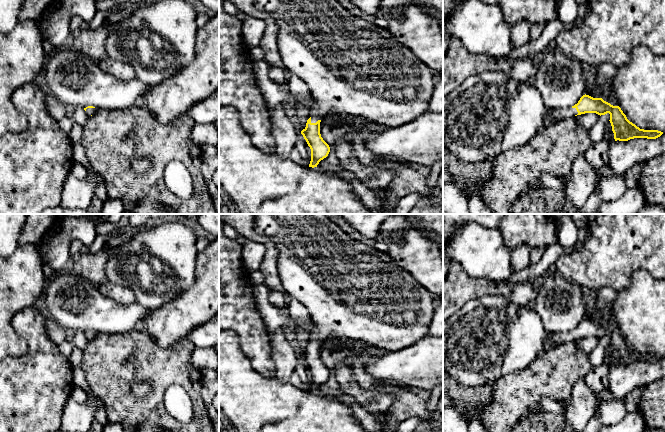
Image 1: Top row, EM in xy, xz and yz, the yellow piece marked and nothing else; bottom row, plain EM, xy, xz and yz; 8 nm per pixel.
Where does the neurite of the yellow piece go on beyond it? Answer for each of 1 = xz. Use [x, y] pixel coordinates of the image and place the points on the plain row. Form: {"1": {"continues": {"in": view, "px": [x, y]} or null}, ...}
{"1": {"continues": null}}

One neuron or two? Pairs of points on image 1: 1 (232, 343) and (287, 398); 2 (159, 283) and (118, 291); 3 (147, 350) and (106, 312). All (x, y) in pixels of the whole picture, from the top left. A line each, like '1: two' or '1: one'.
1: one
2: two
3: two

